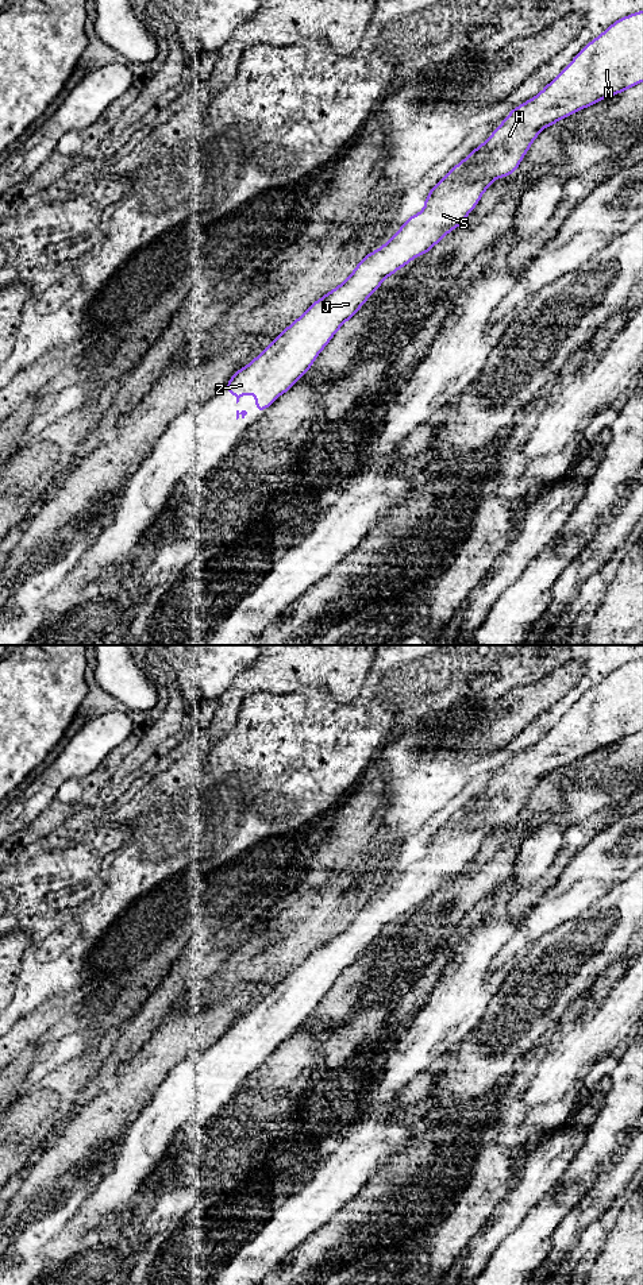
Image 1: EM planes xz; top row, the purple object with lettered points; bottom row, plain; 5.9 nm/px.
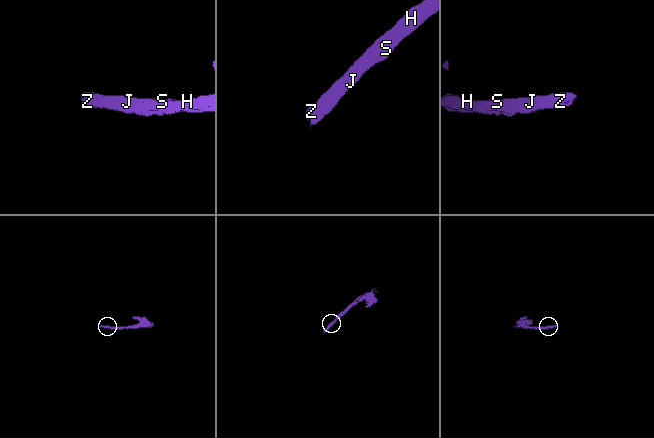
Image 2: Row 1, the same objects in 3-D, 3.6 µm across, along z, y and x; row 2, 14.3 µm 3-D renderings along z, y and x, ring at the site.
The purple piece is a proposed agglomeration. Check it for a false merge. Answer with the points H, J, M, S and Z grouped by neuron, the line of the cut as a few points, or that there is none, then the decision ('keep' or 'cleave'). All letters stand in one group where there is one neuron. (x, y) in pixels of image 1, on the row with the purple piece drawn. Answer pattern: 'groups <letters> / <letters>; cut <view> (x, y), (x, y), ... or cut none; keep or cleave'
groups H J M S Z; cut none; keep

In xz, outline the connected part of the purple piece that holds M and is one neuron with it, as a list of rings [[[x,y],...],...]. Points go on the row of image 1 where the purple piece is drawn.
[[[643,11],[616,20],[586,45],[539,94],[512,109],[481,146],[455,165],[430,190],[421,212],[409,217],[381,248],[367,254],[338,288],[312,302],[253,362],[234,373],[226,385],[227,394],[235,394],[236,404],[242,395],[254,394],[257,413],[262,413],[265,408],[273,405],[277,395],[288,391],[311,368],[336,331],[359,310],[386,277],[408,265],[415,256],[424,255],[453,228],[461,227],[486,188],[494,180],[517,170],[520,161],[543,128],[639,82],[643,82]]]

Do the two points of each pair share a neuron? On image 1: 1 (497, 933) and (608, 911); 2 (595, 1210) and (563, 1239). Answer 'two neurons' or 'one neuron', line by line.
1: two neurons
2: one neuron

